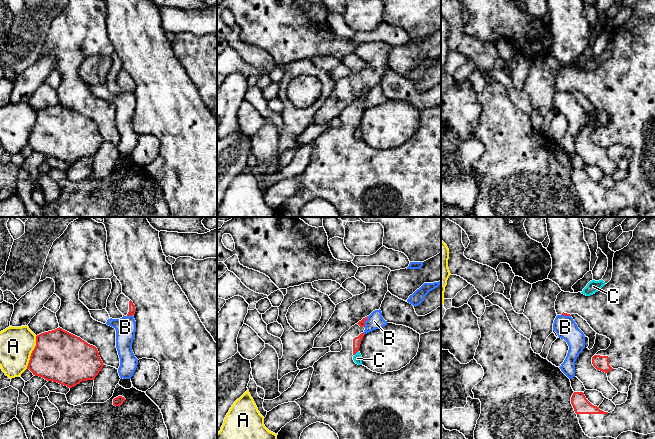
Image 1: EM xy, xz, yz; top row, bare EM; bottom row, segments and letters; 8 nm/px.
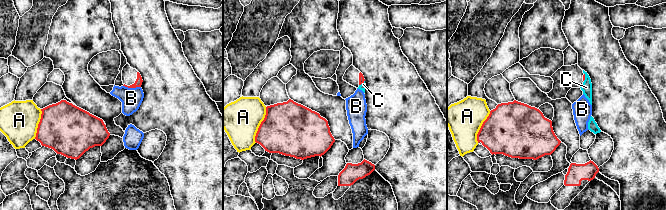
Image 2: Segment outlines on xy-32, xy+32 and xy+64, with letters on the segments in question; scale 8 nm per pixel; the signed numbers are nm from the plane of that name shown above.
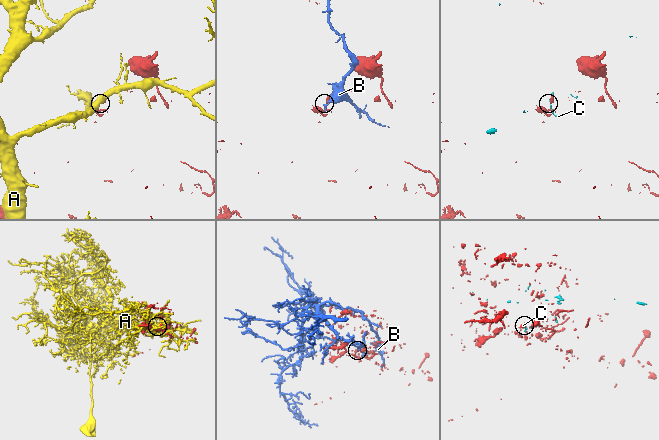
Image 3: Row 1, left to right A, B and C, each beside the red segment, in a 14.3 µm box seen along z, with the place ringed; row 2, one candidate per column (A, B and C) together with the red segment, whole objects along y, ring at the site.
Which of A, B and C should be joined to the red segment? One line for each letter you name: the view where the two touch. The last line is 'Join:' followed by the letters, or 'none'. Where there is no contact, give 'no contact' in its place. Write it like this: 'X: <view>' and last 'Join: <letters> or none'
Join: none

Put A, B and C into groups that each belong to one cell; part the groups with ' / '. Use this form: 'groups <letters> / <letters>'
groups A / B / C

